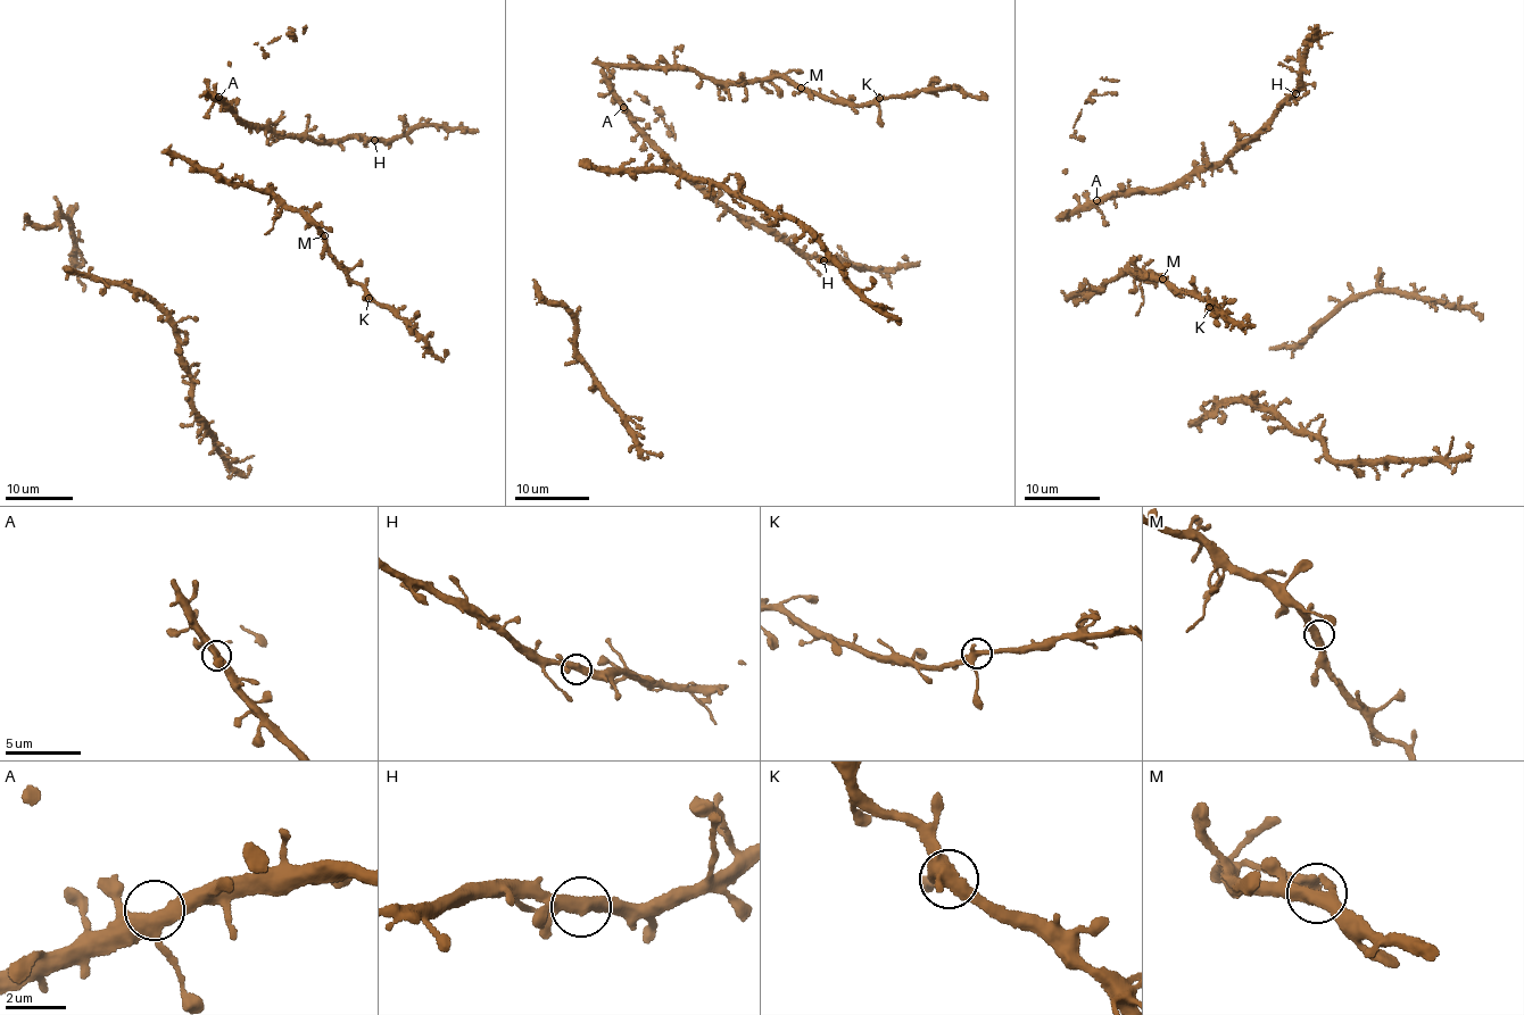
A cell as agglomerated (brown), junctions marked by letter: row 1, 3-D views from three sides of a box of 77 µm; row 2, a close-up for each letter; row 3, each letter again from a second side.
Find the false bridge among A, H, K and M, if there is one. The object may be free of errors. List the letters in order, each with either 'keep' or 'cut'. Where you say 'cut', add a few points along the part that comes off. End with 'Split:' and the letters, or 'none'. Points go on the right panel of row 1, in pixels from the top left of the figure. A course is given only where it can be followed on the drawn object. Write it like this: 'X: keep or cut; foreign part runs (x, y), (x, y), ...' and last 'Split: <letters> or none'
A: keep
H: keep
K: keep
M: keep
Split: none

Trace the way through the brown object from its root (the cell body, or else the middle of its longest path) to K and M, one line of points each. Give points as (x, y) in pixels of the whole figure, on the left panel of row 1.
K: (264, 234), (273, 227), (282, 208), (303, 213), (321, 227), (331, 255), (369, 298)
M: (264, 234), (284, 208), (303, 213), (321, 227), (324, 235)

